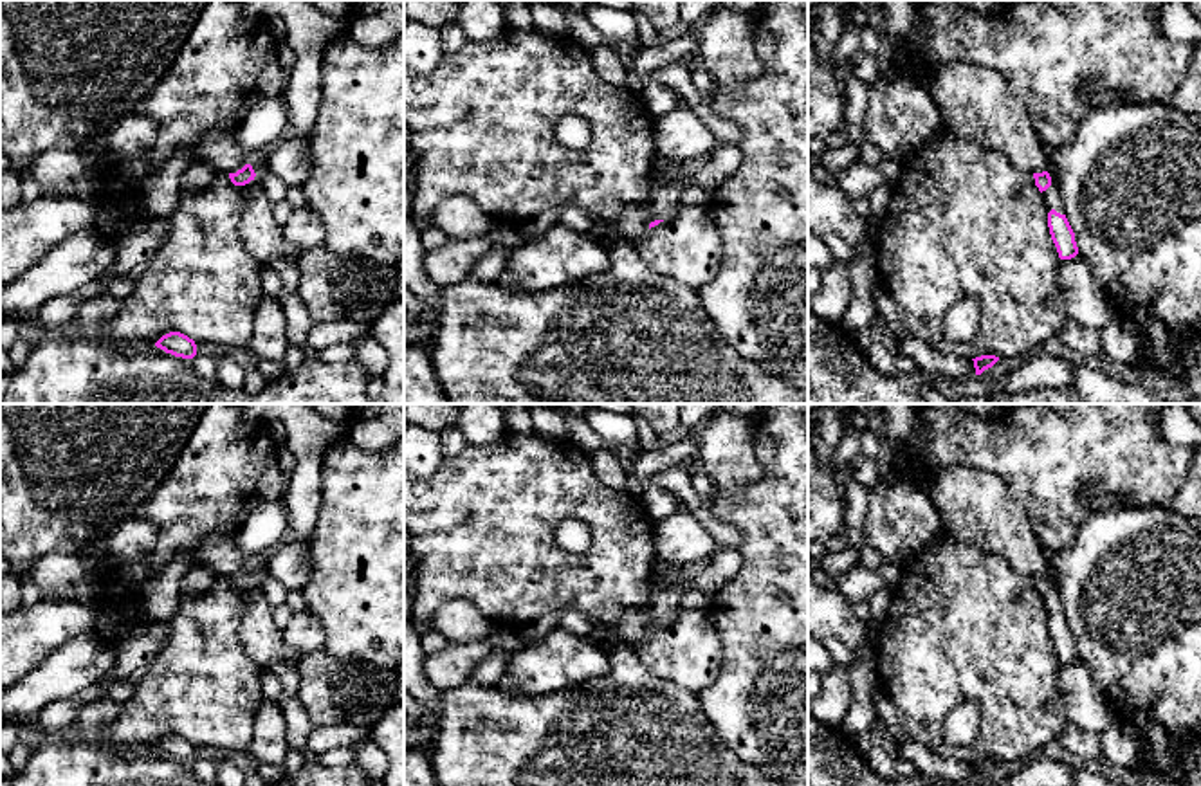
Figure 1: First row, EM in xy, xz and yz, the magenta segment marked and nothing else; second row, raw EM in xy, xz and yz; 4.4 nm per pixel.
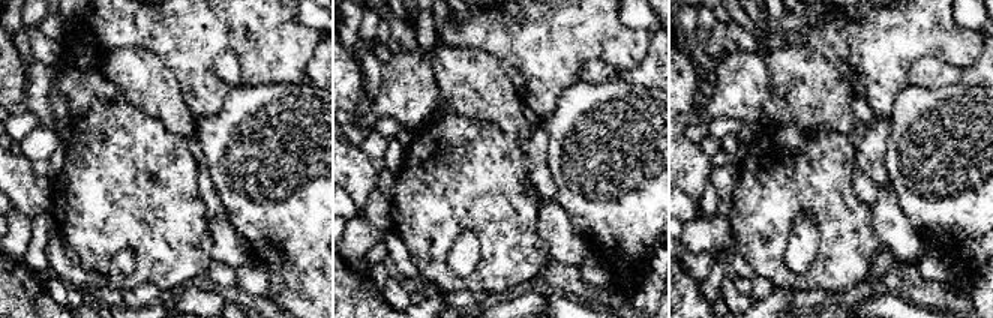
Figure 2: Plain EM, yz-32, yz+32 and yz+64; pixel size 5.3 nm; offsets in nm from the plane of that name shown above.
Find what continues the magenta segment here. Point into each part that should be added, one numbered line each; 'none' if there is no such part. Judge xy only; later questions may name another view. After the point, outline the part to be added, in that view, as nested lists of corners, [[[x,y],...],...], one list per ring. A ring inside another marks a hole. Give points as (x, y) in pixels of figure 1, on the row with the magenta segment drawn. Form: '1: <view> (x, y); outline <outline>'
none

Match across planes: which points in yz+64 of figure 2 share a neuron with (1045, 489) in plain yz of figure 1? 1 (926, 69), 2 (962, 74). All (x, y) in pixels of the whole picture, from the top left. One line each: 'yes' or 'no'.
1: no
2: no

